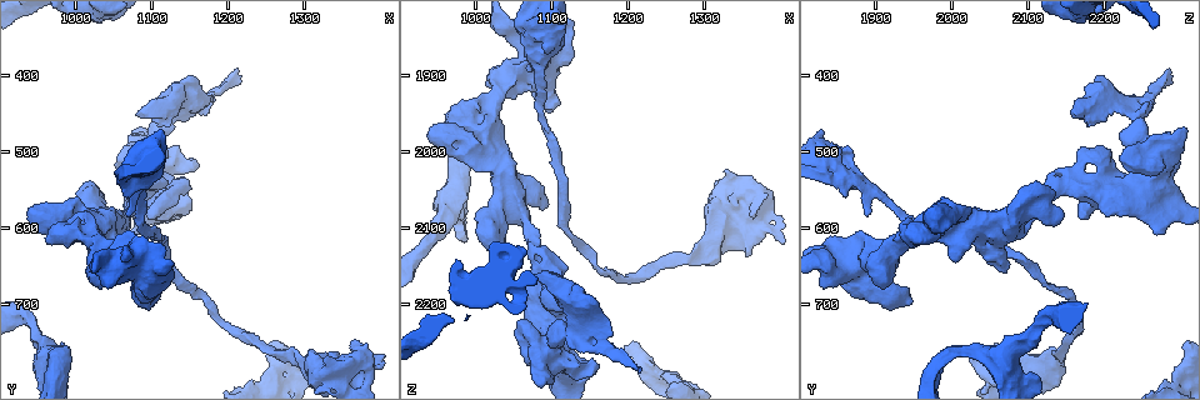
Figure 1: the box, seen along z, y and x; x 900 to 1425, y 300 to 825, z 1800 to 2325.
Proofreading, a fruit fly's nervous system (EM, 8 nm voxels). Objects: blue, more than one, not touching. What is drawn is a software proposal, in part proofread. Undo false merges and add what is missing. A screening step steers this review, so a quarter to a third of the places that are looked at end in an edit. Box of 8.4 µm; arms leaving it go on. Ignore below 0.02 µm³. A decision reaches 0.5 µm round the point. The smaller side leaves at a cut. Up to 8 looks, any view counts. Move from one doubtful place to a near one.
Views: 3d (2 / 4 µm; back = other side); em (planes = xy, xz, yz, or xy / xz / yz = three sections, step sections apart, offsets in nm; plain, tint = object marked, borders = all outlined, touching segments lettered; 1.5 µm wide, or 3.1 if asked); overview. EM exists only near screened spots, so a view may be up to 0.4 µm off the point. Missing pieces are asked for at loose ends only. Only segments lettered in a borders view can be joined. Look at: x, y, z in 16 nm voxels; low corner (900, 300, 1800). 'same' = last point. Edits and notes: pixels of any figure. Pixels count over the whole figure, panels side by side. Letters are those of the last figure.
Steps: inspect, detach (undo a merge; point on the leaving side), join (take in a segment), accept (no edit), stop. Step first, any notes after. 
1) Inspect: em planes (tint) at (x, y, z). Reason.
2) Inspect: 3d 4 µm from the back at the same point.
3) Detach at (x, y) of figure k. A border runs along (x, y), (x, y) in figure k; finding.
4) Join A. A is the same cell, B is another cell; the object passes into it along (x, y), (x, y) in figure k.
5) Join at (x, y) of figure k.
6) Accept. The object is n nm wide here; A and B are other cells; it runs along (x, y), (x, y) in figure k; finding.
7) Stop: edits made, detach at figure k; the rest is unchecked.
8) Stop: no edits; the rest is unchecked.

Inspect: em planes (tint) at (1135, 455, 2240). Calibre changes.

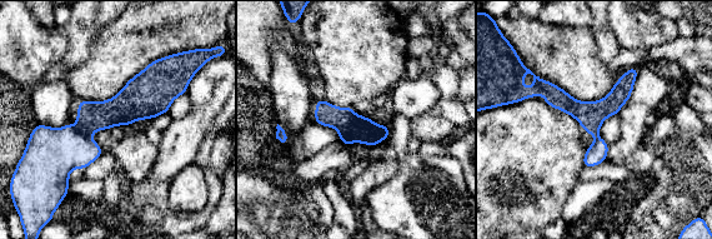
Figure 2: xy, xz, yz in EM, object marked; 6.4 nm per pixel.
Inspect: em planes (borders) at the same point.

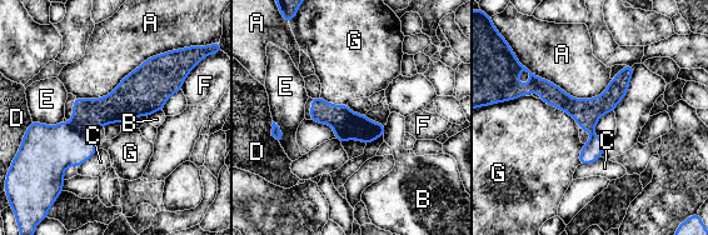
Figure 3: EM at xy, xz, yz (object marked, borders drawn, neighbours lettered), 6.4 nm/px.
Detach at (88, 114) of figure 3. The object is 190 nm wide here; A, B, C, D, E, F and G are other cells; the part that leaves runs along (631, 68), (598, 106), (528, 89) in figure 3; a second cell is stuck on.

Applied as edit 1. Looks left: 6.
Inspect: 3d 4 µm from the back at (945, 730, 2115). Narrows sharply.

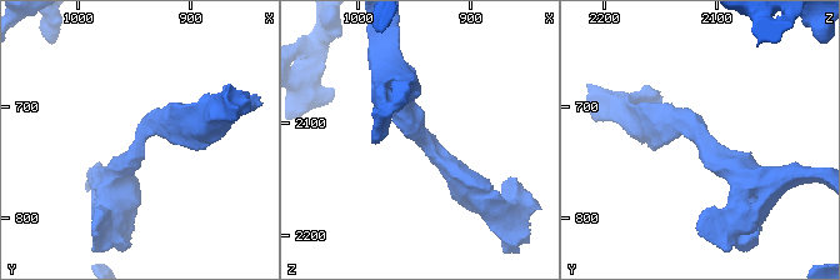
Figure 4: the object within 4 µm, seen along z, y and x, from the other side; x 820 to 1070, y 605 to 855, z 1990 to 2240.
Inspect: em xz step 4 (tint) at (944, 730, 2114). Now the EM.

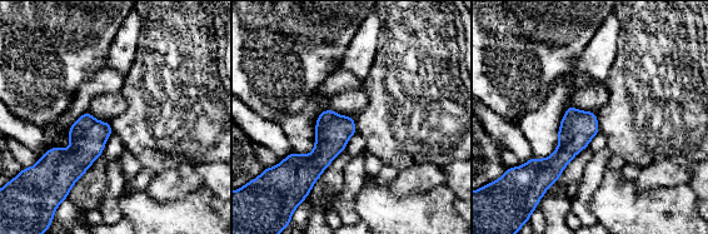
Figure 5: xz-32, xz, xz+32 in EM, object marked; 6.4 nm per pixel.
Inspect: em planes (borders) at the same point. Cut it another way.

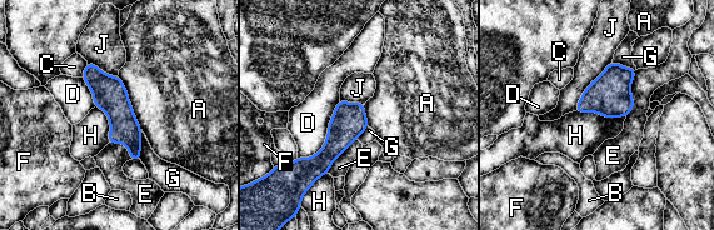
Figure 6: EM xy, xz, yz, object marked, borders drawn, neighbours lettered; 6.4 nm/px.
Accept. The object is 220 nm wide here; the longest contact is with D, 460 nm; A, B, C, D, E, F, G, H and J are other cells; all the same cell.

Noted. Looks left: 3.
Stop: edits made, detach at figure 3; the rest is unchecked.

